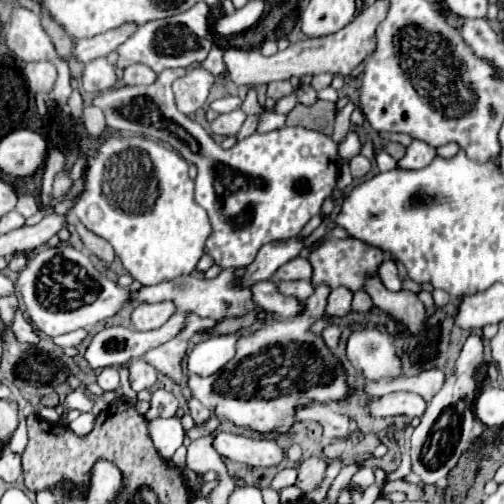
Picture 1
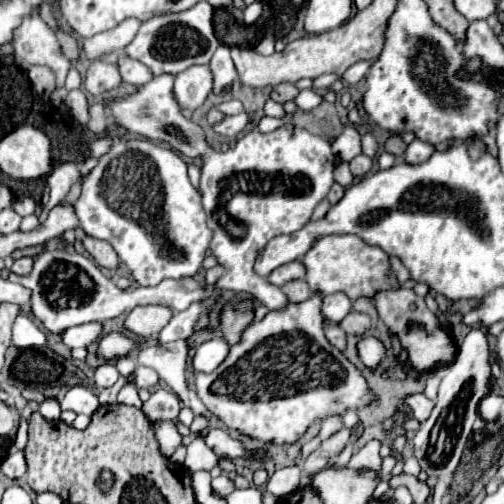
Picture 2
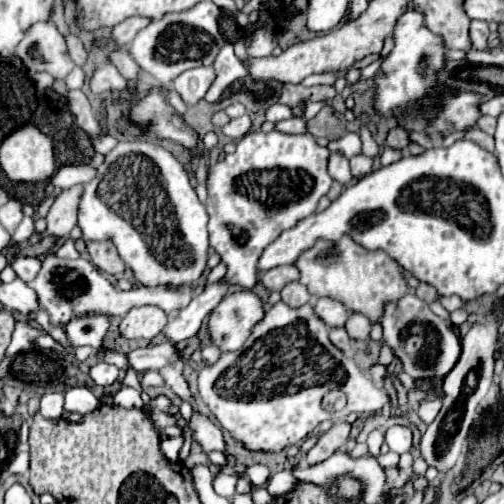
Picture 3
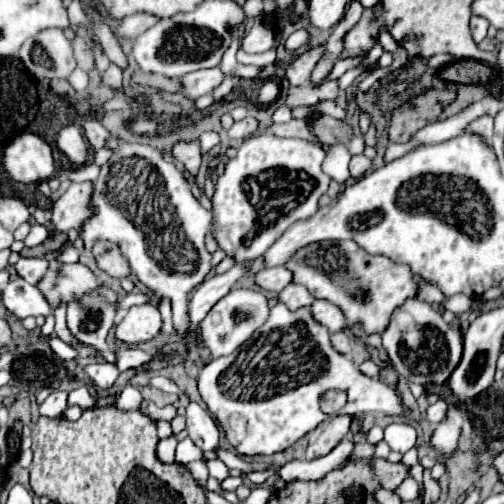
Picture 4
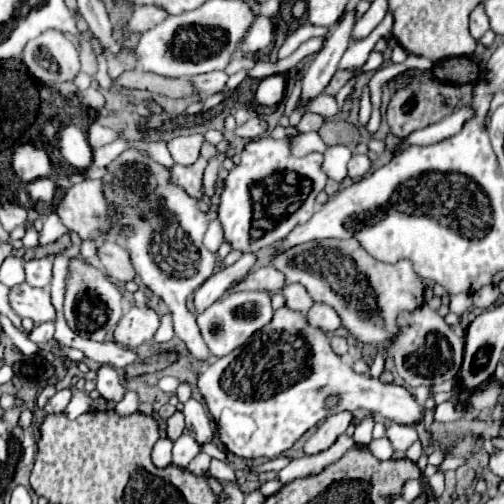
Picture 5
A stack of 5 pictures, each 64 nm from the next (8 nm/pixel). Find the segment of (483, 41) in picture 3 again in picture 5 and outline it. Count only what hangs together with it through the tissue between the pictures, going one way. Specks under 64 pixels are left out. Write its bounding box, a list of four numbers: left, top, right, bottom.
[470,6,490,40]

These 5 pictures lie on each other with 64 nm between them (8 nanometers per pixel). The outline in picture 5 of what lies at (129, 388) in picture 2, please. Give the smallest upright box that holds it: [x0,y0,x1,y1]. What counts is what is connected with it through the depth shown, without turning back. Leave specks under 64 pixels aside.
[114,390,138,416]

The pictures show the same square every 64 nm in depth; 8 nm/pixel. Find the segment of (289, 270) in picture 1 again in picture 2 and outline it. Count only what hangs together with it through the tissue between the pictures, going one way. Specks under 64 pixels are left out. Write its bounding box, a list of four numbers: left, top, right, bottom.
[268,260,306,286]

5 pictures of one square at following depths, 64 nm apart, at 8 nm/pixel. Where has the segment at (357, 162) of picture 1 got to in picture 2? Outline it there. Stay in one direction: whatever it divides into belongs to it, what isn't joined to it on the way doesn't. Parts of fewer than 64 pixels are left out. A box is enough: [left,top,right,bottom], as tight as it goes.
[350,154,372,176]

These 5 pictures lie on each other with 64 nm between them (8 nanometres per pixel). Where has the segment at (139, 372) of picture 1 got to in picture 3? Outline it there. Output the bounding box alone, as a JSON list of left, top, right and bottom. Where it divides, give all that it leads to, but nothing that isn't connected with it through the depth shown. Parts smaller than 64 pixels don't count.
[140,370,164,388]

